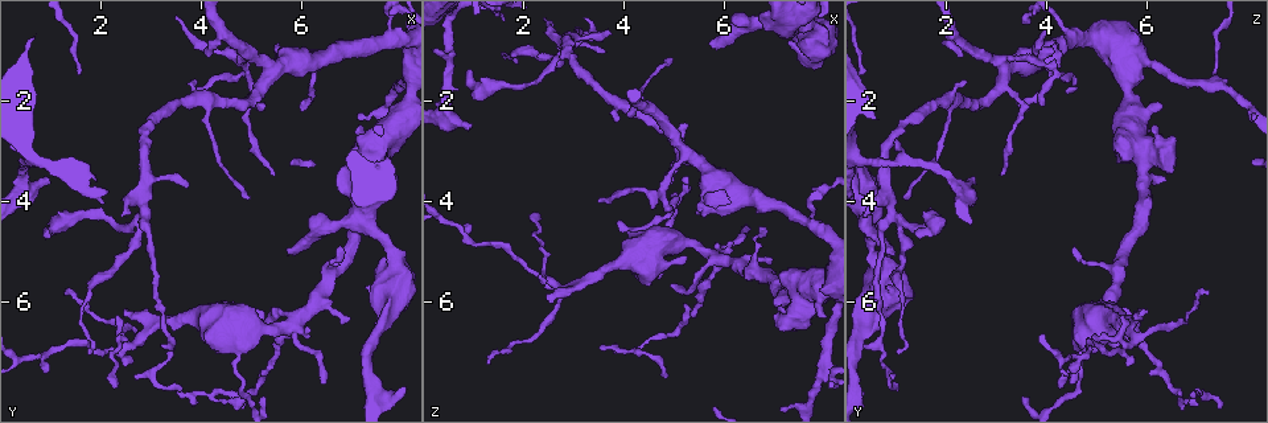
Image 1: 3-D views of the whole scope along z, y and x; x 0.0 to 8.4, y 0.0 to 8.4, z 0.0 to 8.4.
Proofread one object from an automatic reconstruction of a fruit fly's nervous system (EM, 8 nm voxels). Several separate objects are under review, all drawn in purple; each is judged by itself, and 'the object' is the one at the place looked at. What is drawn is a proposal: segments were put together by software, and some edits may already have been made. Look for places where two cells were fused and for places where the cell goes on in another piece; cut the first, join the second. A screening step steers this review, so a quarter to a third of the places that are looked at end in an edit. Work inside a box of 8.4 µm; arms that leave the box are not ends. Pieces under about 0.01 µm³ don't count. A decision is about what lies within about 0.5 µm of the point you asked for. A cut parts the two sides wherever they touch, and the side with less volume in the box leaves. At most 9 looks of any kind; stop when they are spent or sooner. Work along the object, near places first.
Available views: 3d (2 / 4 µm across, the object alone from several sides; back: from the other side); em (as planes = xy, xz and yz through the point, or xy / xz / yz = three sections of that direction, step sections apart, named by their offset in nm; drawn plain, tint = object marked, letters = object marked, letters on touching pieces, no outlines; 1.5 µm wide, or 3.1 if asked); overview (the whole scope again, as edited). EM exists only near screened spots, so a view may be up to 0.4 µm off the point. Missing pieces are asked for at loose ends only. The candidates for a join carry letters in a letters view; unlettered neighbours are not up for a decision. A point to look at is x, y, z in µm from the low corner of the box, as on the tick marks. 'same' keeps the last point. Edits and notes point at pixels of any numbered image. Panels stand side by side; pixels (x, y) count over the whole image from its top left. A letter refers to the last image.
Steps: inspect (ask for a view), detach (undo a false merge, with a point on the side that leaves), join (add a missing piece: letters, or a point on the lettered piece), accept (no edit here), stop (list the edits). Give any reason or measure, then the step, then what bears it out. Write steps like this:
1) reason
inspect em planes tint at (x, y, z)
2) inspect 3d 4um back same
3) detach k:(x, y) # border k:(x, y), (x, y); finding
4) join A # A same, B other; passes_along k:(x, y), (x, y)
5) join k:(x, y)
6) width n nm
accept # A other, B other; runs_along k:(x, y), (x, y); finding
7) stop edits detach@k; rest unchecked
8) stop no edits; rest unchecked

branch stops here
inspect em planes letters at (6.90, 6.35, 5.20)

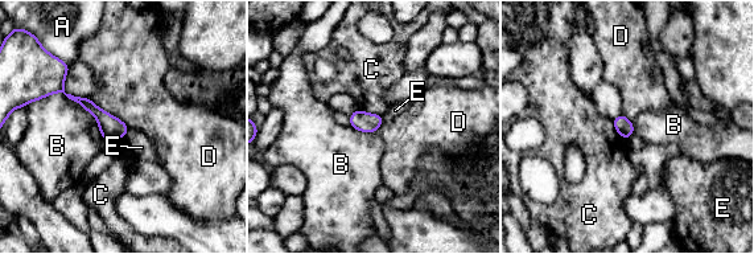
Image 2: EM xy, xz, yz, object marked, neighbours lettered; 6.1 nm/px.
longest_contact B 440 nm
accept # A other, B other, C other, D other, E other; runs_along 2:(53, 86), (93, 107), (120, 135); no lettered piece goes on from it

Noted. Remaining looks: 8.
branch stops here
inspect 3d 2um at (3.60, 7.80, 1.00)

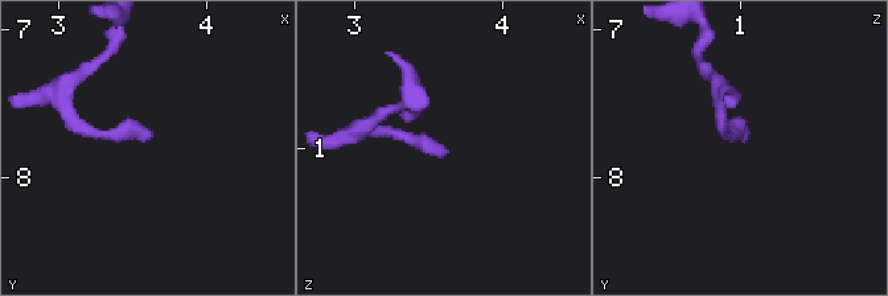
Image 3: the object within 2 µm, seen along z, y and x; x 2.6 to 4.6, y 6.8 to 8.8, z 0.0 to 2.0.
shape alone is not enough
inspect em xy step 8 letters at (3.58, 7.74, 1.04)

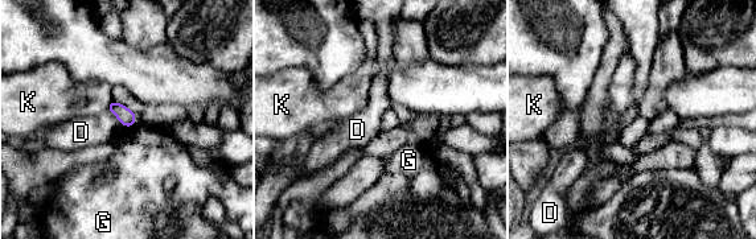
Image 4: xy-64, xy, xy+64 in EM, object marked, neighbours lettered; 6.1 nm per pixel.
another direction
inspect em planes letters same

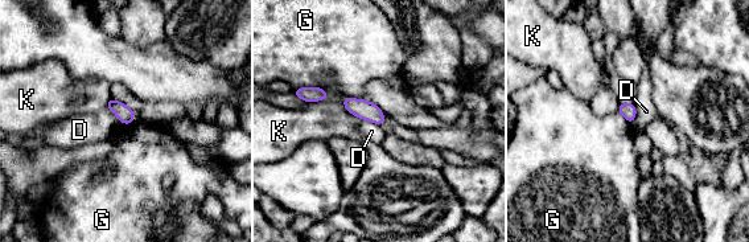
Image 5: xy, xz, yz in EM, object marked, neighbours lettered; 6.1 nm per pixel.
accept # D other, G other, K other; border 5:(356, 117), (381, 126); none of them fits

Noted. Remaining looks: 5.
branch stops here
inspect 3d 2um at (5.75, 5.00, 0.80)

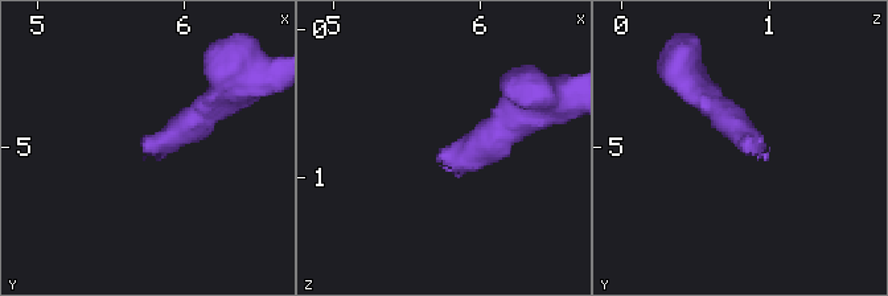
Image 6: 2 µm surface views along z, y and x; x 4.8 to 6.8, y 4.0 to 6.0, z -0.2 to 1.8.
shape alone is not enough
inspect em planes plain at (5.72, 5.04, 0.86)

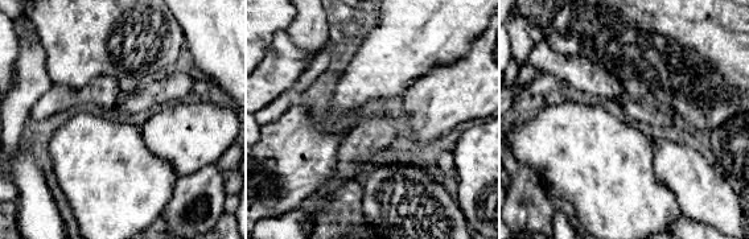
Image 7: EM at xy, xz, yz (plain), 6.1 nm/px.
see the neighbours
inspect em planes letters same

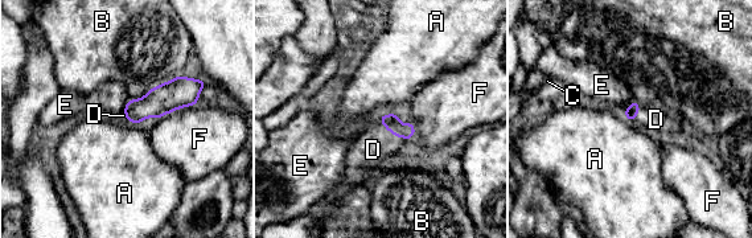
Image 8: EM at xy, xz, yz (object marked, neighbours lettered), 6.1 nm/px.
join D # A other, B other, C other, D same, E other, F other; it goes on there

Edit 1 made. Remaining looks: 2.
stop edits join@8; rest unchecked

